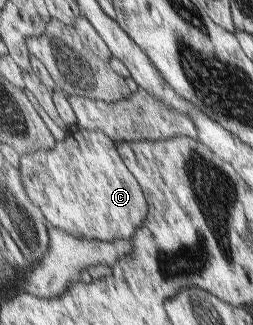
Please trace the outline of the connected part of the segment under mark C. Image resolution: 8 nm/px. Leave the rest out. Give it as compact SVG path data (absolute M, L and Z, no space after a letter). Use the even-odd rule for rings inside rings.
M77 127L51 150L22 156L20 170L31 199L59 230L77 238L128 241L147 222L148 204L137 179L104 132Z

